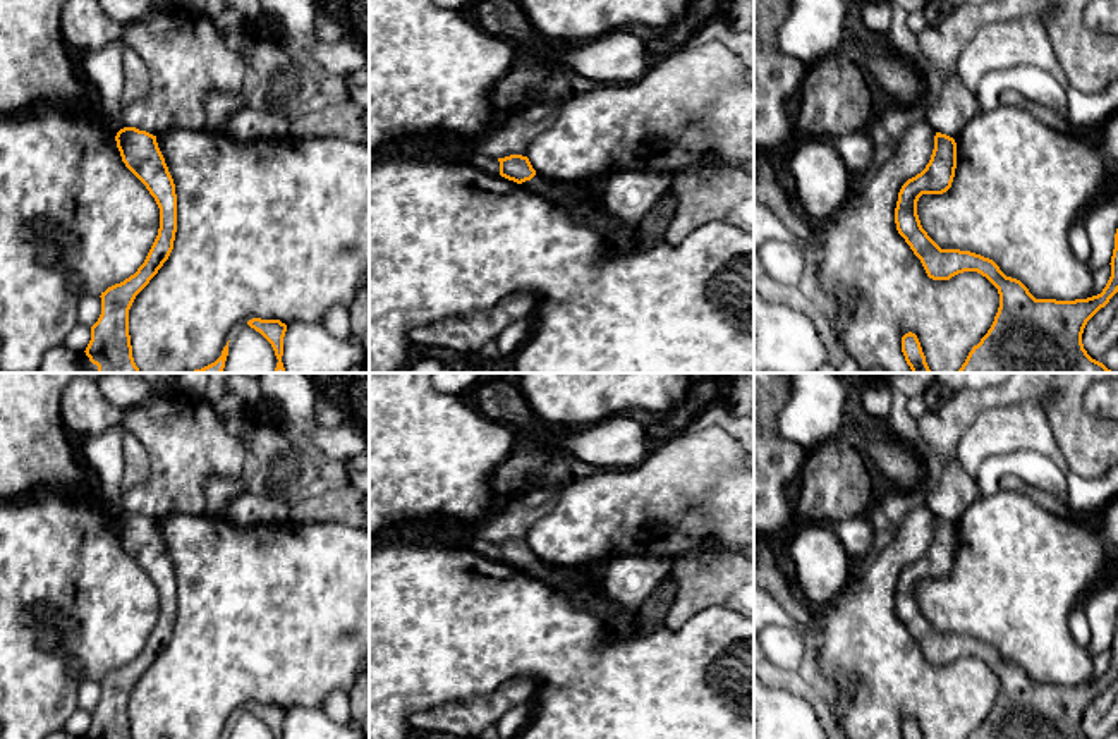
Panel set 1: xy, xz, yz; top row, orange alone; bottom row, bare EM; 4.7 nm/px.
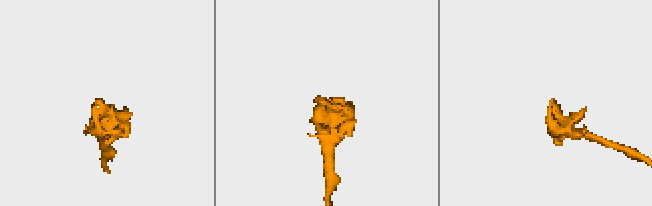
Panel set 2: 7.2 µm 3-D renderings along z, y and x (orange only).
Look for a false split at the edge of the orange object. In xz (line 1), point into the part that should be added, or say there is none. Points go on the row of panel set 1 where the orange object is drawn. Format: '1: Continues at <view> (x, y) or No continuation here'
1: No continuation here

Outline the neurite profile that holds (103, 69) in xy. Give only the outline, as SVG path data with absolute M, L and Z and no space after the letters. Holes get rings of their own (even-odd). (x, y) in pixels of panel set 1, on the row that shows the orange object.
M122 38L101 50L81 55L77 62L79 72L98 91L100 103L96 110L101 113L108 131L124 129L124 62L122 53L127 45Z

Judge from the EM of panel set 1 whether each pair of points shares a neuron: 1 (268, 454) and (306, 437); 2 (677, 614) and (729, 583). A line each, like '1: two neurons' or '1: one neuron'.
1: two neurons
2: one neuron

